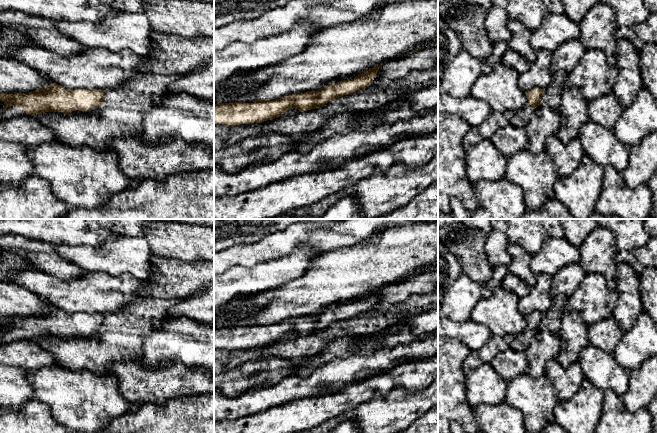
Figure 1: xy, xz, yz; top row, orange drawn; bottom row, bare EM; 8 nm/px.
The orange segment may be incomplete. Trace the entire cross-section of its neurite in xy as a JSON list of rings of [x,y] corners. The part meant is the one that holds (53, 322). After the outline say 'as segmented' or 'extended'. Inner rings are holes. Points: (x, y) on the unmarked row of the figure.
[[[52,307],[27,318],[0,318],[0,325],[5,327],[0,343],[11,343],[21,338],[33,340],[45,336],[87,335],[102,329],[105,317],[104,313],[68,314]]] | extended

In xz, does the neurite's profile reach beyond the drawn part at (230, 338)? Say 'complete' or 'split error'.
complete

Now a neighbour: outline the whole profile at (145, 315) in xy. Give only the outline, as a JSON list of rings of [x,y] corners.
[[[139,297],[124,309],[115,313],[106,314],[102,328],[112,329],[121,333],[137,335],[144,338],[151,335],[154,331],[160,329],[163,322],[171,317],[167,314],[167,311],[174,305],[174,303],[175,301],[173,300],[164,300],[154,297]]]

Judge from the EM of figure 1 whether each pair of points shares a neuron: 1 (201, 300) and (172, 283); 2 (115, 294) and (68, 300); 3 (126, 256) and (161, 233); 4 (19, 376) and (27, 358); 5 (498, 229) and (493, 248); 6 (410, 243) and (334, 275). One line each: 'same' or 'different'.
1: different
2: same
3: different
4: different
5: same
6: same

